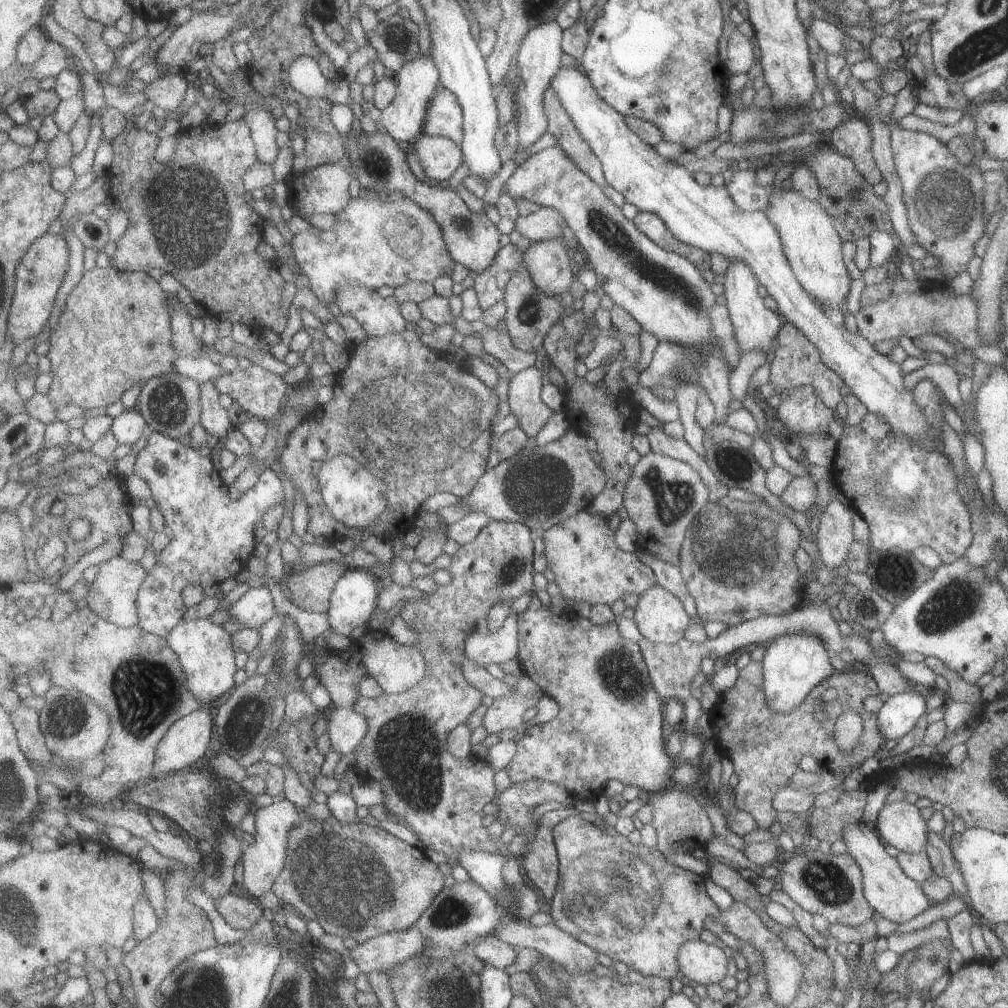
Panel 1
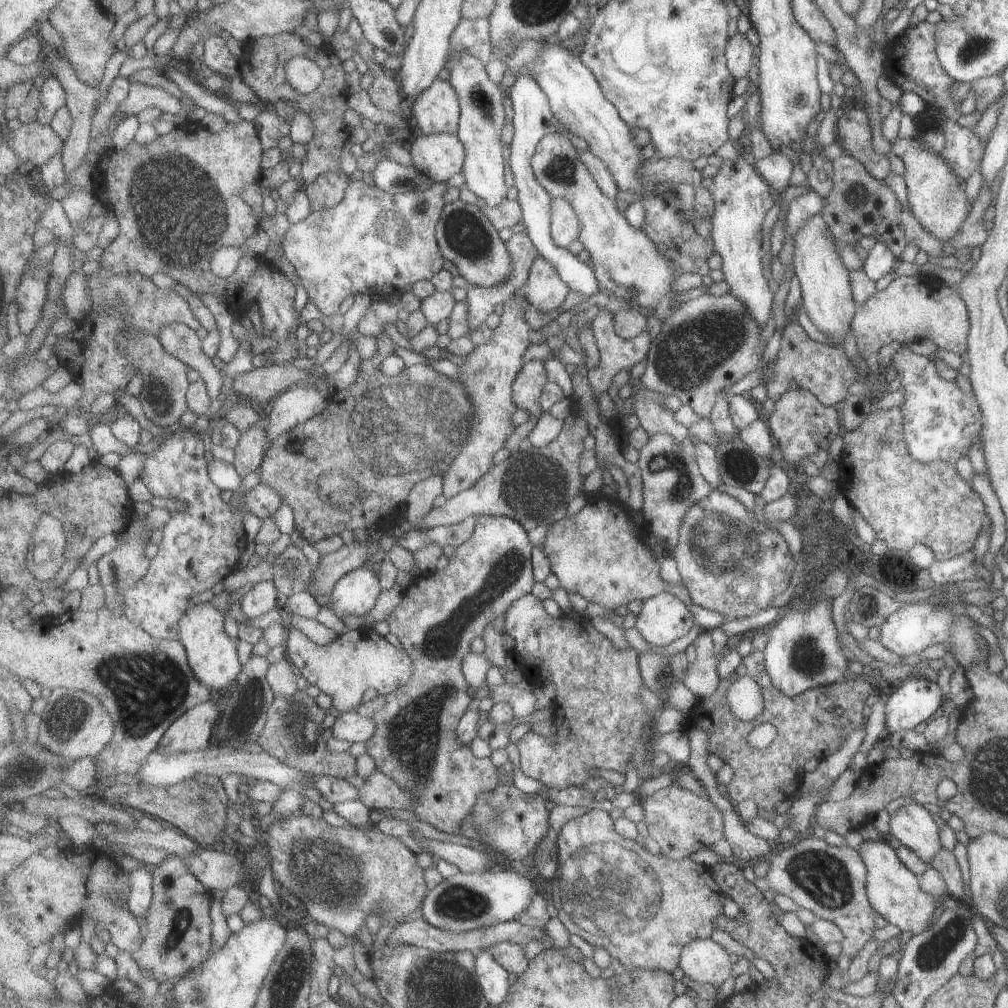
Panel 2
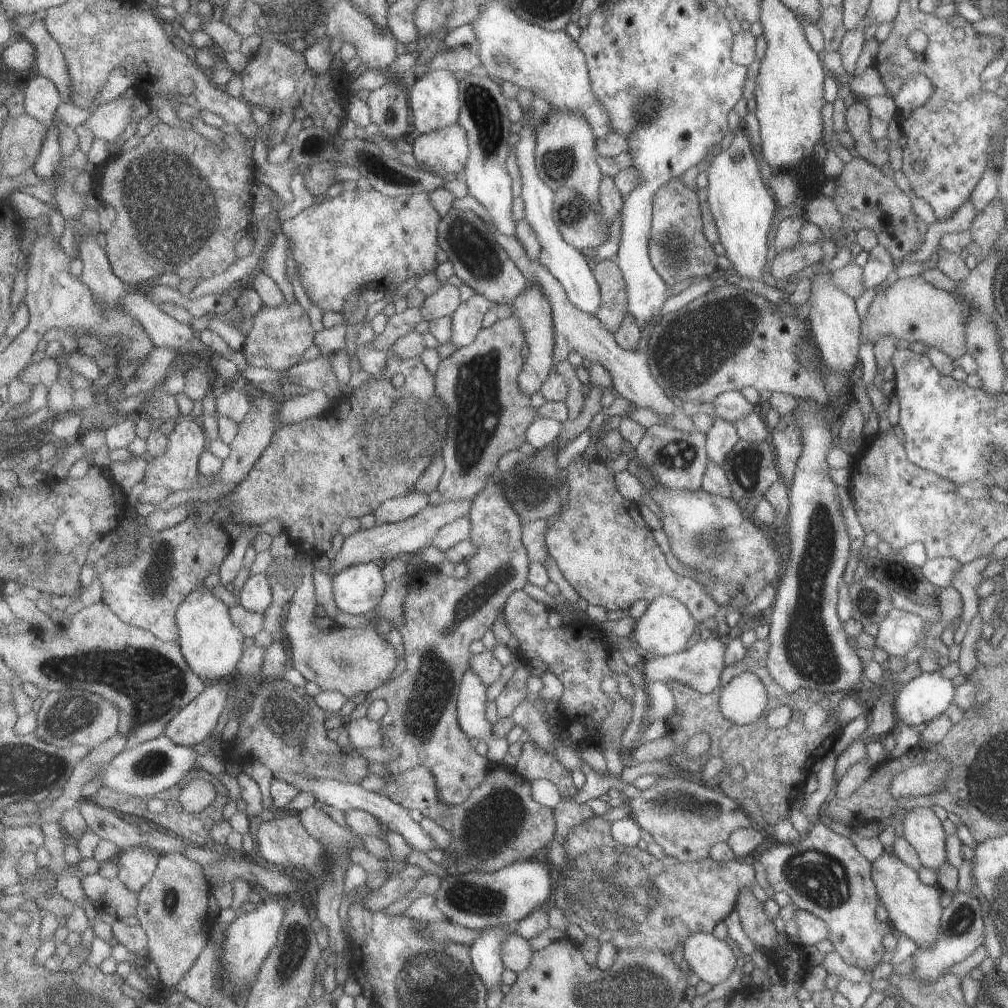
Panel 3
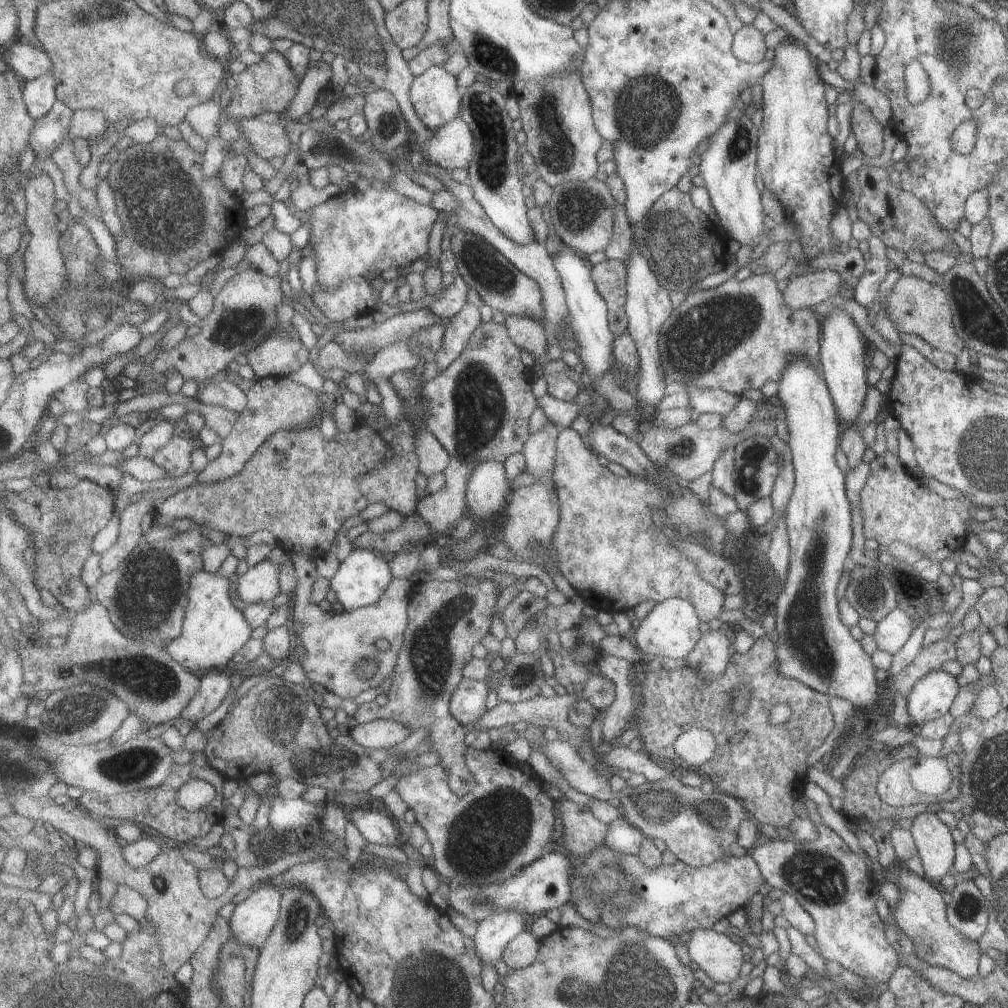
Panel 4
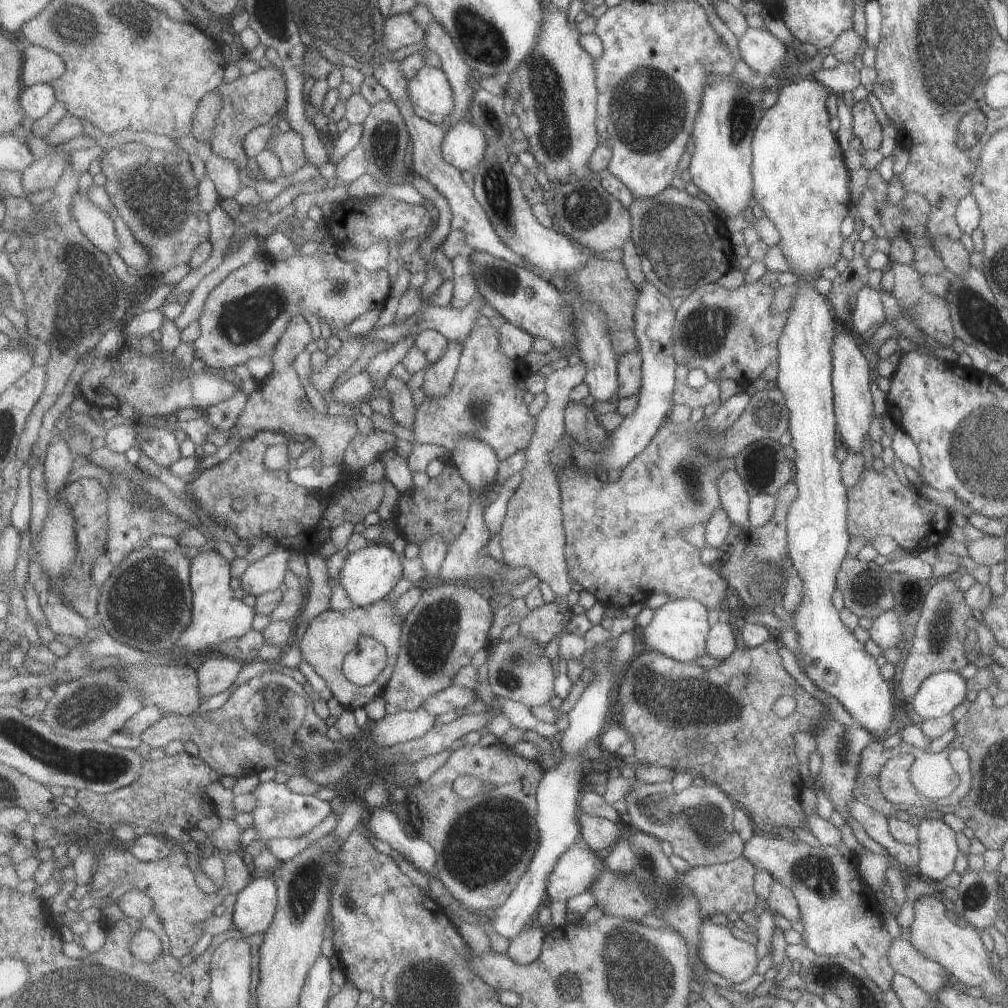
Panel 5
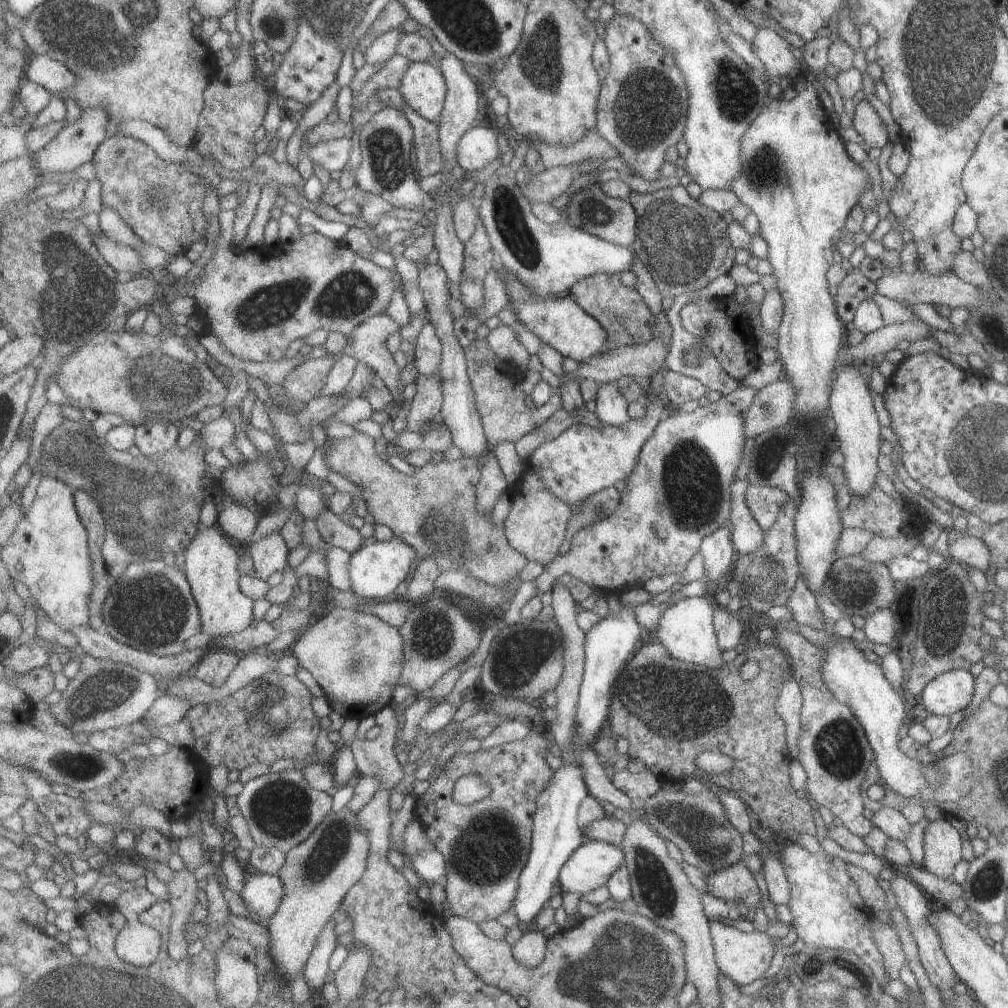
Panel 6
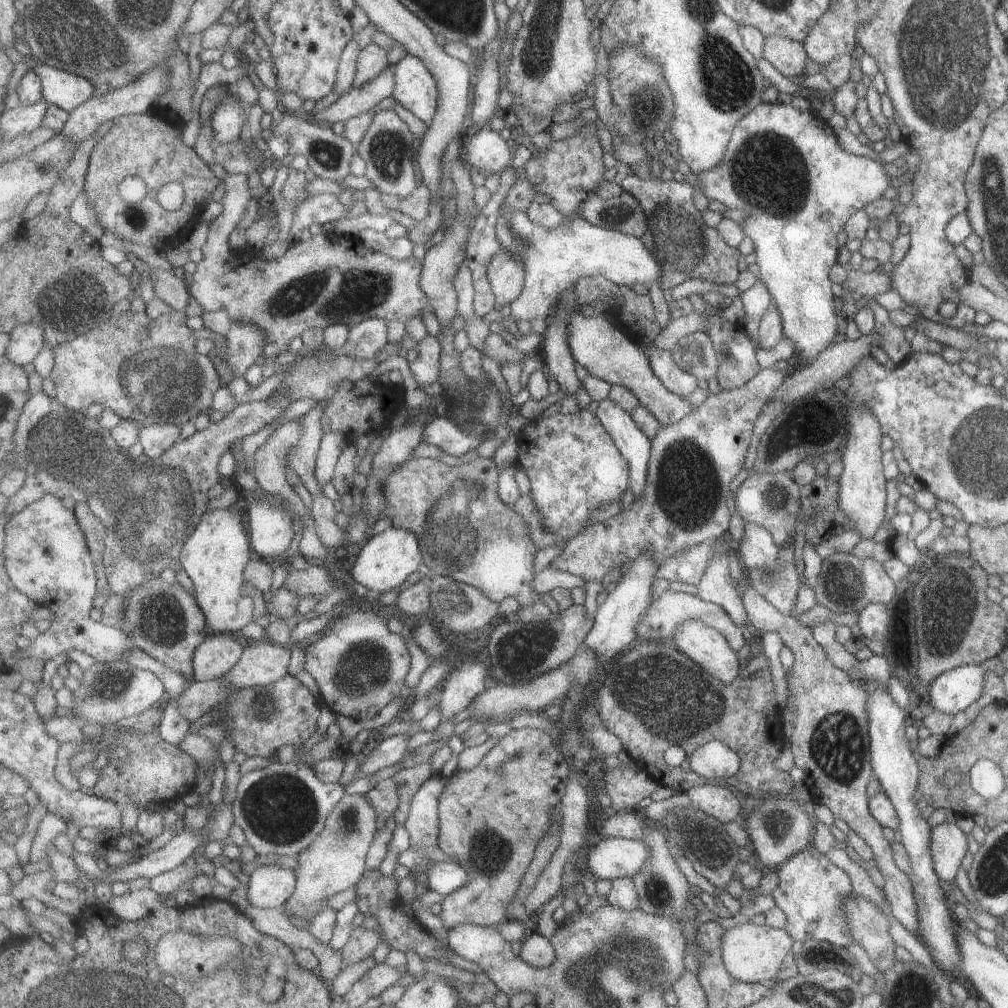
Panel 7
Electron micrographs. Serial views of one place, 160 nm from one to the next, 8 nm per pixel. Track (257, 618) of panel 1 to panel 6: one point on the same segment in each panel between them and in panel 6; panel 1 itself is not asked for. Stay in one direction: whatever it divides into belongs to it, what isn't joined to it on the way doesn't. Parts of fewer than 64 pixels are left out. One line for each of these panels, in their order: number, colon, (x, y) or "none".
2: (263, 597)
3: (256, 595)
4: (261, 583)
5: (267, 574)
6: (270, 555)

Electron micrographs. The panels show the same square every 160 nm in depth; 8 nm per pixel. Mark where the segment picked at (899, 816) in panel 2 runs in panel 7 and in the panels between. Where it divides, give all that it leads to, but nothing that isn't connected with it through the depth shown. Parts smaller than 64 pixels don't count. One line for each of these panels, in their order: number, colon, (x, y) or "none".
3: (921, 829)
4: (933, 841)
5: (937, 848)
6: (941, 842)
7: (947, 843)

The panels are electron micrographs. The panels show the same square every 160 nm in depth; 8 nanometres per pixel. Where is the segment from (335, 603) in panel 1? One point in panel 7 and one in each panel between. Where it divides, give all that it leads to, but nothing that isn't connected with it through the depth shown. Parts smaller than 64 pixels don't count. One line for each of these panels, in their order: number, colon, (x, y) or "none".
2: (356, 594)
3: (358, 589)
4: (361, 580)
5: (367, 576)
6: (376, 569)
7: (386, 561)

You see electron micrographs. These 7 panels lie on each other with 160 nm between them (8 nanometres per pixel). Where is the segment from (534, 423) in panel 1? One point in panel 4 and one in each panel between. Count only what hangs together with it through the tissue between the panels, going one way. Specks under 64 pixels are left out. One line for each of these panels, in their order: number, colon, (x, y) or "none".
2: (528, 389)
3: (533, 307)
4: (529, 333)

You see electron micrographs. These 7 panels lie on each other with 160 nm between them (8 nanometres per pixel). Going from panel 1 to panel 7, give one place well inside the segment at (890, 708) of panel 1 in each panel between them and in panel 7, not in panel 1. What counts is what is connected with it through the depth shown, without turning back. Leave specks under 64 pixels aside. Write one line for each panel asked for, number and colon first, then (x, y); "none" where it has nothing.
2: (913, 701)
3: (925, 696)
4: (930, 697)
5: (940, 692)
6: (950, 691)
7: (953, 690)

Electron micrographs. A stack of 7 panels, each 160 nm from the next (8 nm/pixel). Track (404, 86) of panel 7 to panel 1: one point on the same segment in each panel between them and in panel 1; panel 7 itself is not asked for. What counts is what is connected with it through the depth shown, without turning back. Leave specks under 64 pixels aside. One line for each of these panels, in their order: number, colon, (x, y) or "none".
1: (445, 118)
2: (437, 110)
3: (435, 100)
4: (438, 100)
5: (430, 90)
6: (424, 87)

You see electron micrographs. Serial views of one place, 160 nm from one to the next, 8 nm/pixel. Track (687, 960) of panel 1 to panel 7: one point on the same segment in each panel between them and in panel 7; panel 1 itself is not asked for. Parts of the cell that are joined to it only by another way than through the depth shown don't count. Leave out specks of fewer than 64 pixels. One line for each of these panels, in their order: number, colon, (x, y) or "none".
2: (703, 960)
3: (712, 960)
4: (721, 958)
5: (735, 960)
6: (743, 956)
7: (752, 953)

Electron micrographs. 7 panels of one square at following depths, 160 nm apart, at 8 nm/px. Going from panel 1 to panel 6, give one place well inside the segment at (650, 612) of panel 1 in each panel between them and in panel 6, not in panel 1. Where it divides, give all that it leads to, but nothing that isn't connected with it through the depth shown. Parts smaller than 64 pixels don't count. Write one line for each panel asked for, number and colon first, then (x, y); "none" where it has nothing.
2: (664, 618)
3: (666, 627)
4: (671, 630)
5: (679, 629)
6: (687, 629)

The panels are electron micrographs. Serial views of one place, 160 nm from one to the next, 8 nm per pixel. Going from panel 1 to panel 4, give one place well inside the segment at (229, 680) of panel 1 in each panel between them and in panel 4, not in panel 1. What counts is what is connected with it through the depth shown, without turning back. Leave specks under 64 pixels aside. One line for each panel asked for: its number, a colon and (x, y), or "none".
2: (212, 654)
3: (213, 645)
4: (215, 630)

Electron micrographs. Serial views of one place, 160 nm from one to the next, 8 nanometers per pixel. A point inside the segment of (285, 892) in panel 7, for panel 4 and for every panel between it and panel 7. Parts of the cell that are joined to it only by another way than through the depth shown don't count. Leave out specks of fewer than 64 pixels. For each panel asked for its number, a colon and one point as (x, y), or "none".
4: (253, 920)
5: (255, 909)
6: (262, 893)

